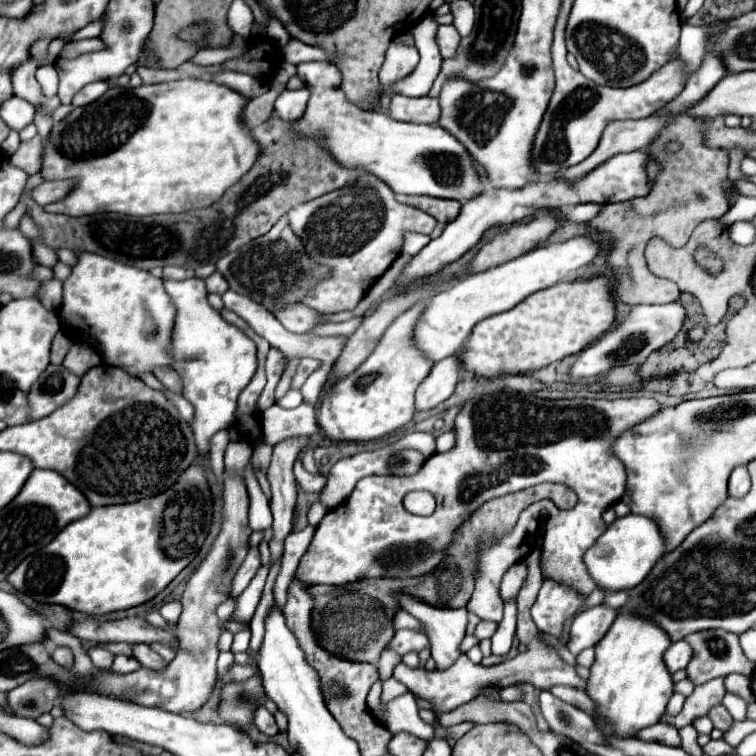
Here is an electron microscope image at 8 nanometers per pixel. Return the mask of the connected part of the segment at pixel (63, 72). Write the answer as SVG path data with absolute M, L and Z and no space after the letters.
M82 54L76 60L58 60L56 68L60 76L58 98L62 104L70 104L74 94L86 84L106 80L106 56Z

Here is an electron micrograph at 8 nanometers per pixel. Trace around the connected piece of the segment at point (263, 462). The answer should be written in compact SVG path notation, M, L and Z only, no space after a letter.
M260 444L260 446L254 450L254 454L252 454L252 464L254 464L254 468L262 468L262 470L266 472L266 470L268 470L270 456L272 456L272 446Z

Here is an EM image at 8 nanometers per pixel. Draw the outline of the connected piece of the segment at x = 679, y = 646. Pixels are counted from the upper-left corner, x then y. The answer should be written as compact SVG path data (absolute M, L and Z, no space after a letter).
M684 640L674 642L668 648L668 652L664 654L664 660L666 660L666 666L668 666L668 670L672 674L678 672L678 670L682 670L682 668L686 668L688 662L692 660L692 648L690 648L690 644L684 642Z

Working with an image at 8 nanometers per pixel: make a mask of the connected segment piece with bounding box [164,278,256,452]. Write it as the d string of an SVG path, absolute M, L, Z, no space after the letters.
M188 278L180 282L164 280L164 288L176 304L170 354L174 354L174 368L184 382L184 398L192 402L196 410L196 420L192 424L196 444L200 452L208 452L210 436L234 426L236 422L238 394L248 386L256 372L256 346L208 304L202 278Z

